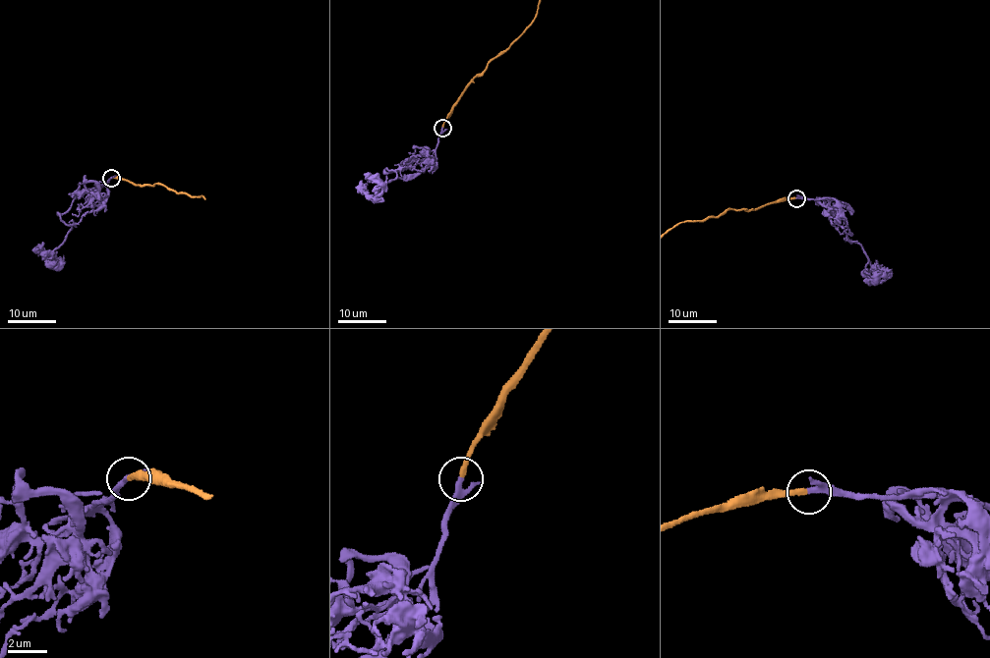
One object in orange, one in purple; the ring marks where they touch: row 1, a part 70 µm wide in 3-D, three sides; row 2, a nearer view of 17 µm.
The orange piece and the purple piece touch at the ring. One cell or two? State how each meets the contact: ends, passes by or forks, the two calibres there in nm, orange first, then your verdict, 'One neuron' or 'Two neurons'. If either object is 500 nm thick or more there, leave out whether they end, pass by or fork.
At the ring orange ends. At the ring purple passes by. Thickness 280 nm (orange) against 220 nm. One neuron

